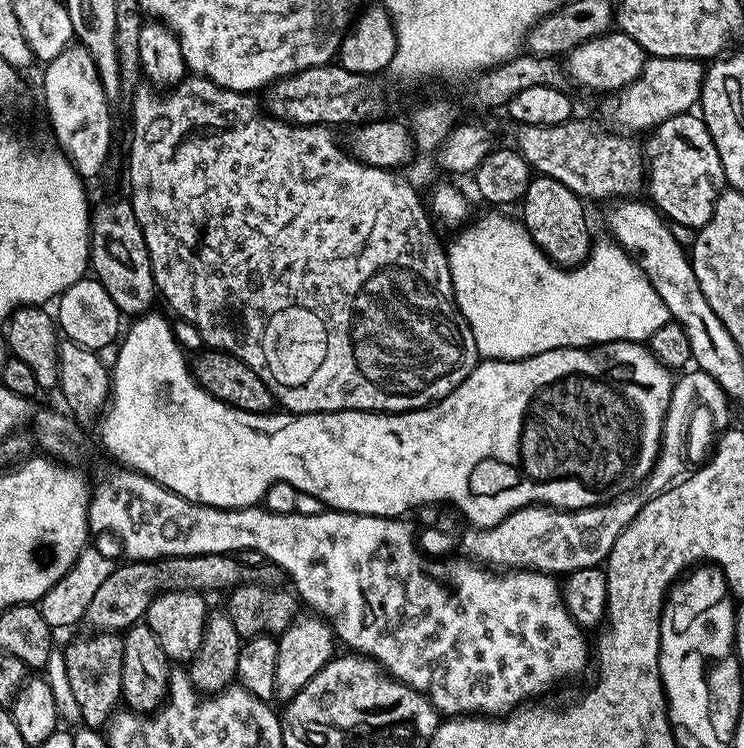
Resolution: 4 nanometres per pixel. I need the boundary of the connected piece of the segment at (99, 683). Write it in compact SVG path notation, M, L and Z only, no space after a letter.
M97 631L88 635L92 636L78 637L69 648L63 649L63 653L70 687L81 707L82 721L87 727L100 730L111 721L122 700L124 641L114 632Z

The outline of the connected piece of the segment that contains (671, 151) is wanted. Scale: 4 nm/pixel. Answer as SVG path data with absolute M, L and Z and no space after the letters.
M695 111L683 112L674 118L670 118L666 122L662 122L656 128L651 129L647 139L648 138L648 148L646 144L646 192L652 195L652 197L650 197L651 203L655 205L673 225L681 224L684 228L692 228L691 230L699 230L702 226L706 226L706 222L710 222L710 214L714 214L714 206L718 202L721 192L725 191L726 181L724 179L724 171L722 170L722 158L718 158L718 146L714 146L714 138L710 138L710 130L706 126L704 117Z

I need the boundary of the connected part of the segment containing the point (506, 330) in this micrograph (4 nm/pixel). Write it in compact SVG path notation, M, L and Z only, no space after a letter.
M488 210L485 216L480 216L476 221L473 219L467 226L461 227L456 236L456 241L447 245L448 265L452 275L452 285L456 295L456 306L466 318L470 330L476 339L476 351L481 357L489 360L524 360L527 356L536 356L540 352L549 352L555 348L588 348L608 344L611 340L634 340L637 342L647 341L663 324L669 323L668 308L662 302L662 298L654 290L654 286L647 280L646 274L639 268L636 261L628 255L617 243L611 239L597 239L588 249L588 256L582 264L576 268L559 268L545 256L544 252L530 238L530 234L524 229L519 219L511 220L503 216L503 211Z

